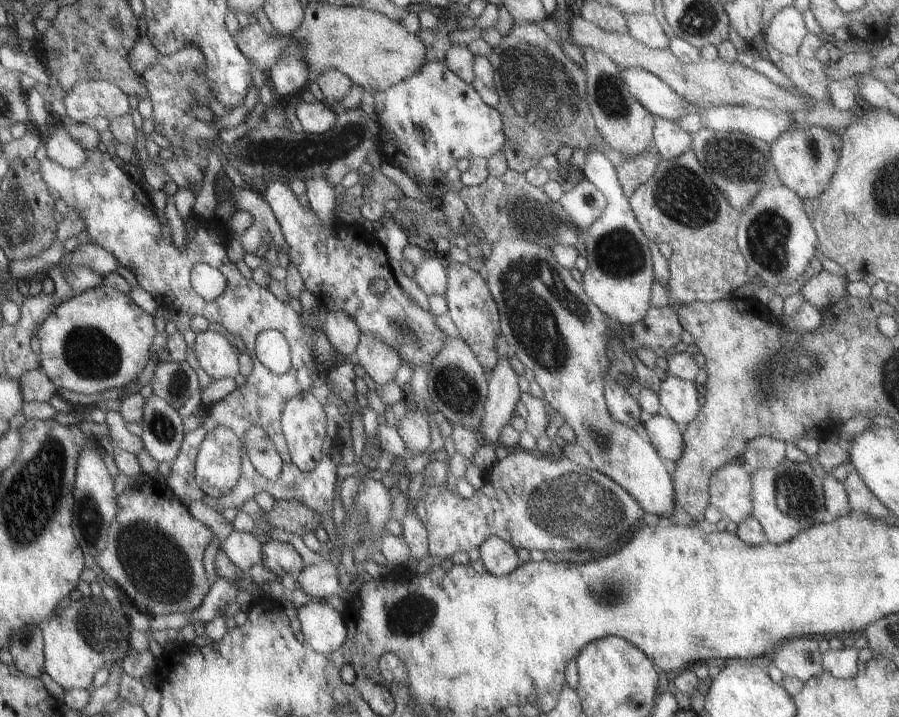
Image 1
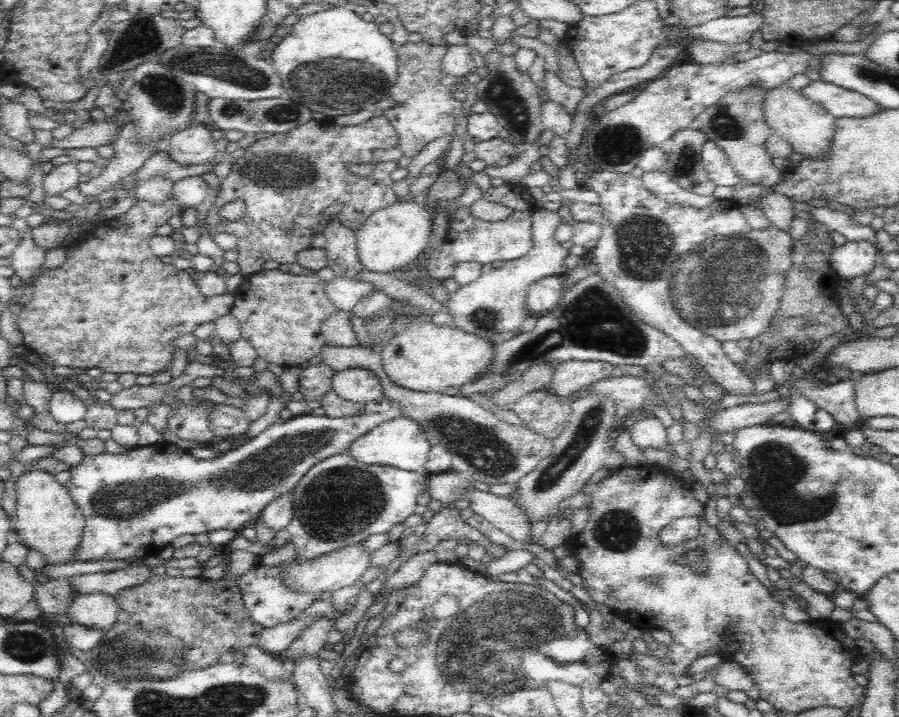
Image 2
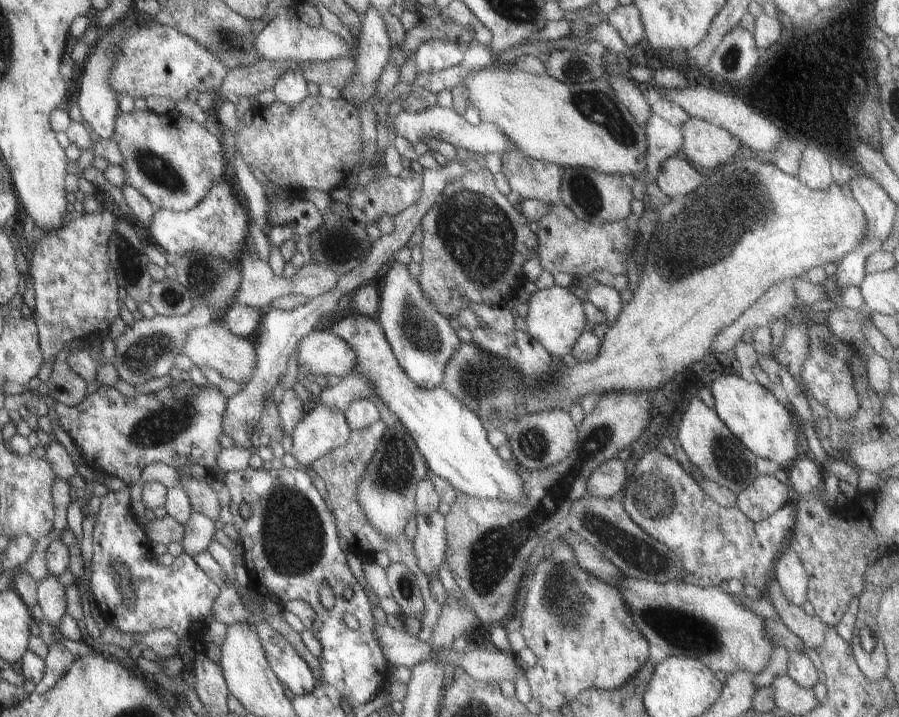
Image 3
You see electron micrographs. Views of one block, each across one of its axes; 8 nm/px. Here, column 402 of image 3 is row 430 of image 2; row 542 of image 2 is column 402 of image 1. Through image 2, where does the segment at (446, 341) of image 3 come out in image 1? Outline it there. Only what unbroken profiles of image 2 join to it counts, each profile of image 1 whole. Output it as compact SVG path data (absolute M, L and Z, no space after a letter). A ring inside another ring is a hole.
M427 62L411 76L403 78L401 82L371 92L373 106L377 114L377 146L381 152L381 160L399 168L407 178L411 178L415 184L431 184L441 182L447 174L447 170L455 168L457 160L467 158L489 158L497 152L501 152L505 136L501 118L495 108L489 108L483 104L483 100L475 94L473 86L463 82L463 78L457 78L443 62Z

